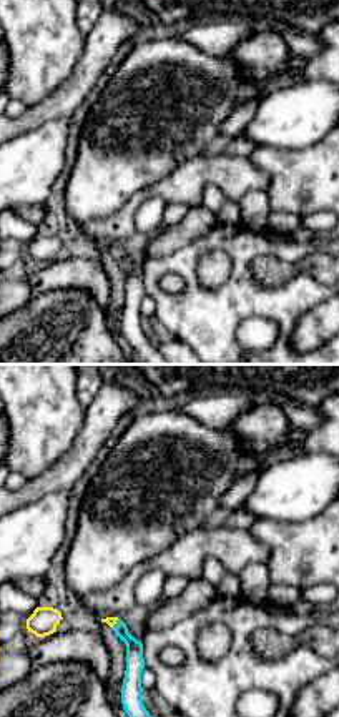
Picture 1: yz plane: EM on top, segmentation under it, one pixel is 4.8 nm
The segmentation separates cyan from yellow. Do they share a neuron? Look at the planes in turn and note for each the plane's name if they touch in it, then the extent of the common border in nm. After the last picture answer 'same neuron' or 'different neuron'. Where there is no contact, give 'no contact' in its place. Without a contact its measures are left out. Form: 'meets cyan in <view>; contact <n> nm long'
meets cyan in yz; contact 60 nm long

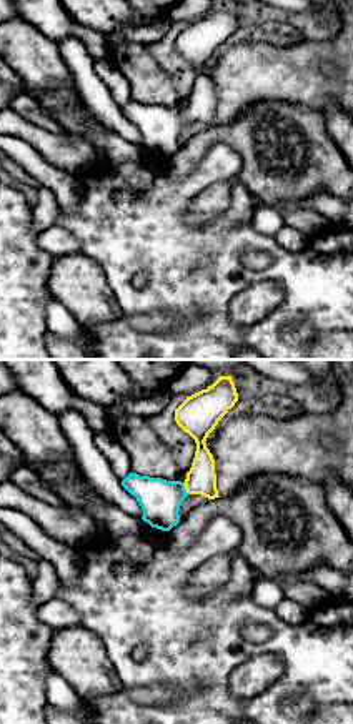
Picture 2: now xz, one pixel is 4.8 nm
meets cyan in xz; contact 70 nm long

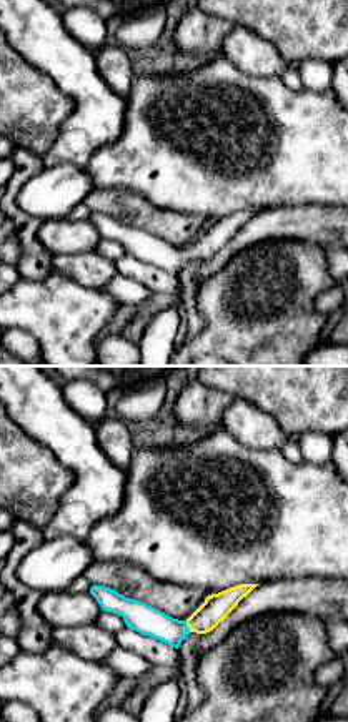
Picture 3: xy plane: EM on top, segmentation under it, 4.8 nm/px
meets cyan in xy; contact 60 nm long

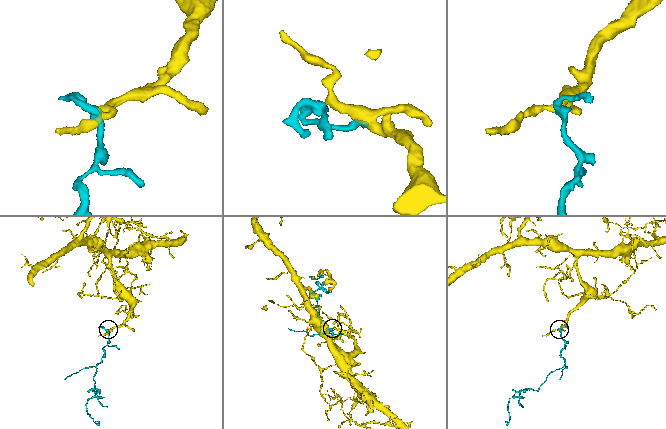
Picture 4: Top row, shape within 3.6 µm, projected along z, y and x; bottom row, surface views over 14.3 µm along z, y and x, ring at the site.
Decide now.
same neuron

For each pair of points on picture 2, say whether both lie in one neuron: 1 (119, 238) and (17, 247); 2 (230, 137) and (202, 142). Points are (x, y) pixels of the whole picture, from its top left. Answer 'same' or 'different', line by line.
1: different
2: same

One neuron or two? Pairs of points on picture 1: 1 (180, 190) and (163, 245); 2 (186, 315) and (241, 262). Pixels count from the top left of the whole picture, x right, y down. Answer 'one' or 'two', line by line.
1: two
2: one

